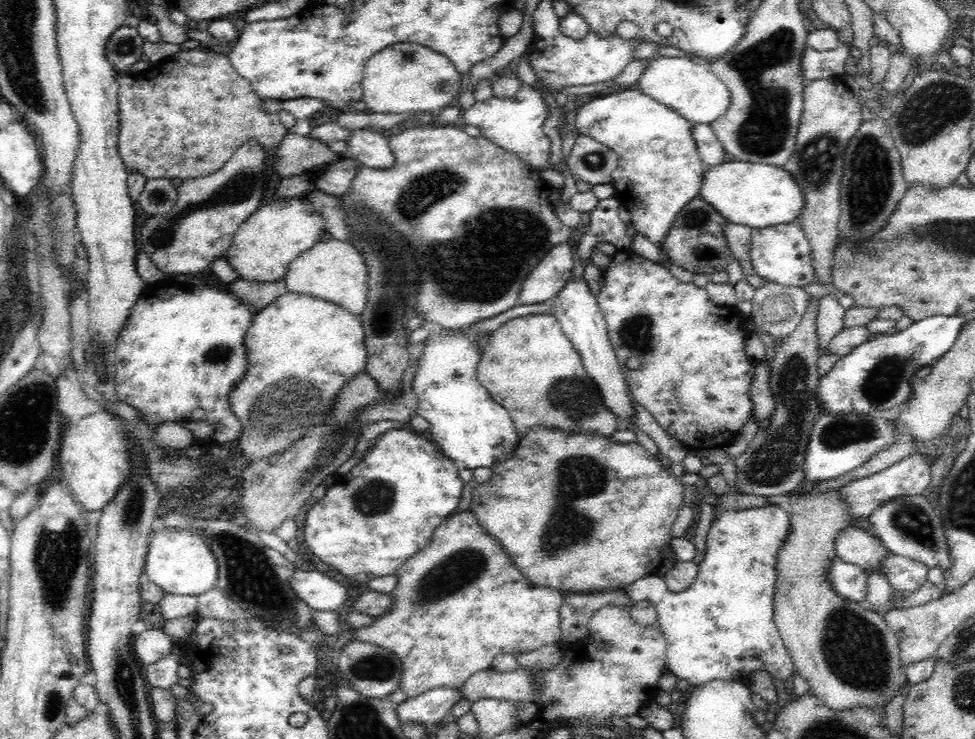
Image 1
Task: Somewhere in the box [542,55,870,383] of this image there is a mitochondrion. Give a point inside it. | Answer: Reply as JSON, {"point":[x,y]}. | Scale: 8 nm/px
{"point":[818,161]}

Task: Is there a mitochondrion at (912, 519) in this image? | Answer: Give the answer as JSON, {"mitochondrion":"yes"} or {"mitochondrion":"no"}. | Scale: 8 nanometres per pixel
{"mitochondrion":"yes"}

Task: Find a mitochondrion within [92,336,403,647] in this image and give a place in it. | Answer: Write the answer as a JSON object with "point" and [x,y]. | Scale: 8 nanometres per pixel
{"point":[274,413]}

